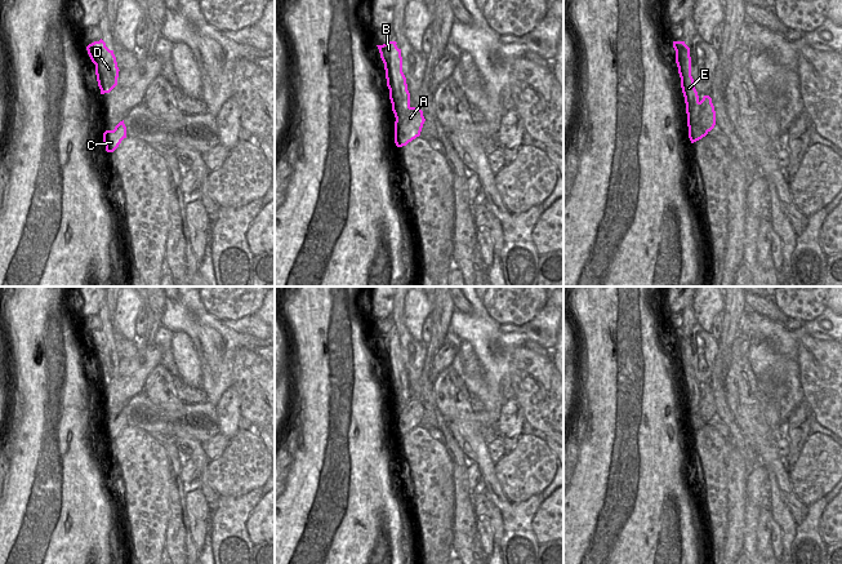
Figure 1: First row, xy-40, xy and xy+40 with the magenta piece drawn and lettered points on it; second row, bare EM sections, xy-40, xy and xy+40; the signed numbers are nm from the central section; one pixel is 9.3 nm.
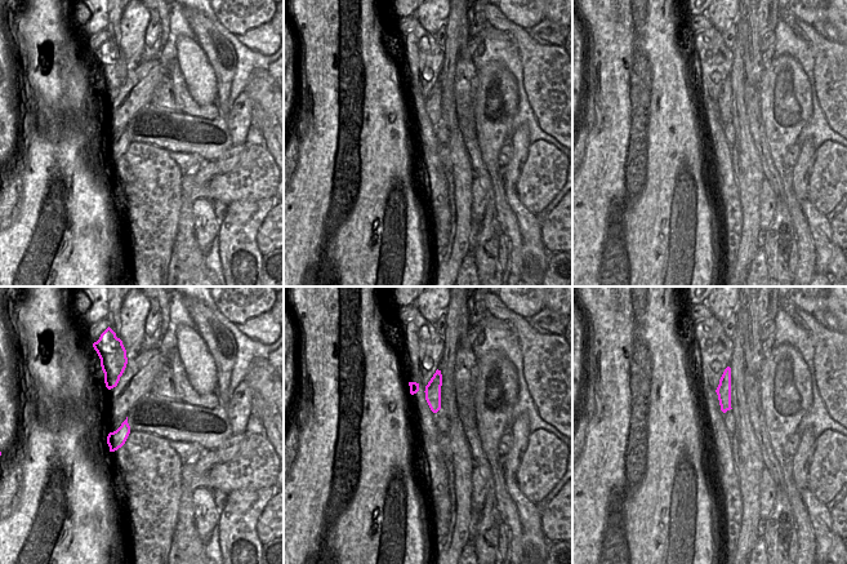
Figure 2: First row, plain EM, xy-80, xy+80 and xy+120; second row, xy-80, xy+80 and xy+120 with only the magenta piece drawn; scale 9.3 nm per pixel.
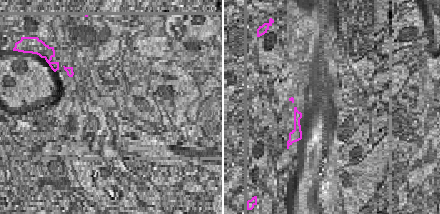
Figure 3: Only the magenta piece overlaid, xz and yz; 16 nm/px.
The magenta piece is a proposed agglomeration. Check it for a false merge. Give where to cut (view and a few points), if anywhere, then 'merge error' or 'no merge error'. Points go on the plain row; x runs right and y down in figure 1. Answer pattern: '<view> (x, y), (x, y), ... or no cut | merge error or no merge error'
xy (409, 382), (391, 390) | merge error

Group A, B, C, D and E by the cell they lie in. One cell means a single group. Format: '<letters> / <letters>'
A C / B D E

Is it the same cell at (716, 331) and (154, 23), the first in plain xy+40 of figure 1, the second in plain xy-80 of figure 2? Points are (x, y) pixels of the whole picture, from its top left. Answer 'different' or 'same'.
same

